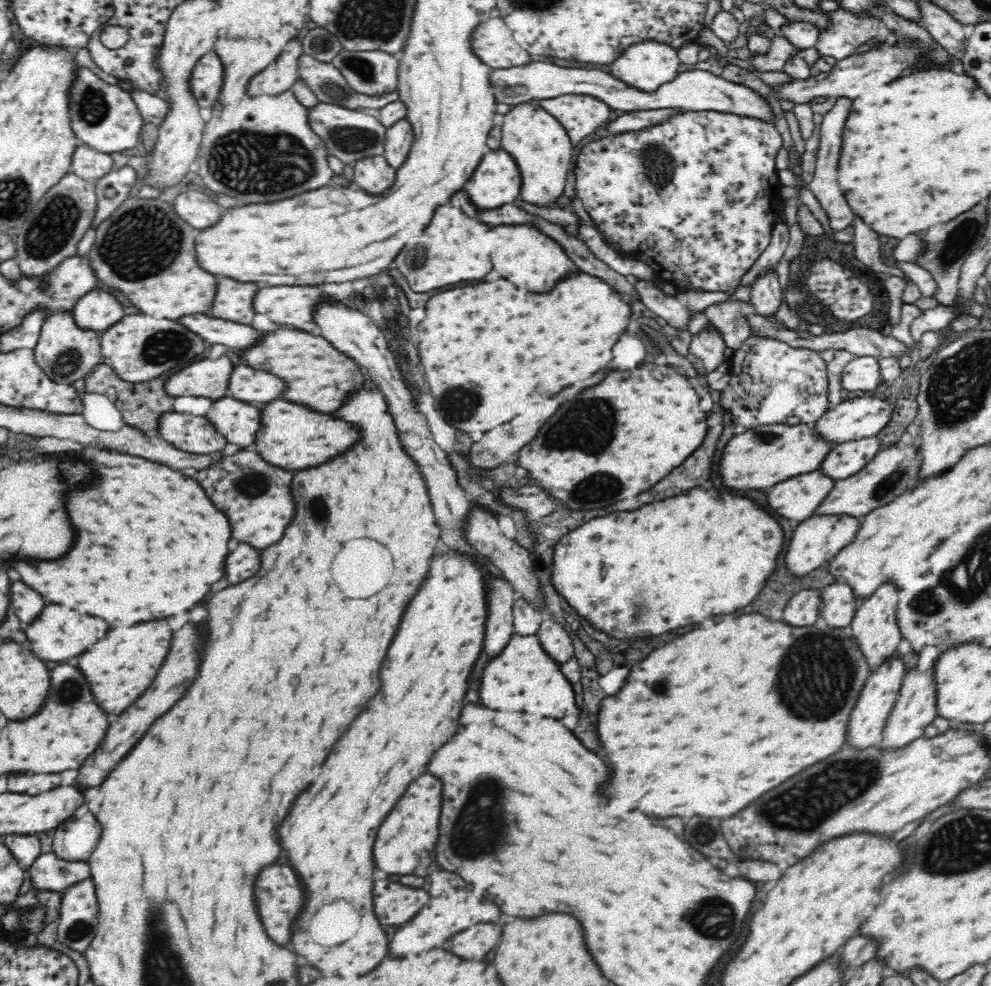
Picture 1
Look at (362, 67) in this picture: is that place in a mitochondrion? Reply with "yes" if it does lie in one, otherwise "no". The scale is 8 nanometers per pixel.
yes

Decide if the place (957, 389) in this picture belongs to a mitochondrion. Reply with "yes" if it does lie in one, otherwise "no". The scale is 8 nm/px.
yes

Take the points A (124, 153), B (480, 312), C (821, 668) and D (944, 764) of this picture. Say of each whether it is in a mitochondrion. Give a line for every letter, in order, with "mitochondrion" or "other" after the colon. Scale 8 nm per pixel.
A: other
B: other
C: mitochondrion
D: other

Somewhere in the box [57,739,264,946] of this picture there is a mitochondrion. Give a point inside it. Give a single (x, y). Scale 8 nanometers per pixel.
(79, 930)

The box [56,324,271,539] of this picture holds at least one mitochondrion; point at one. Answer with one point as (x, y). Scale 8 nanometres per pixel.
(165, 347)

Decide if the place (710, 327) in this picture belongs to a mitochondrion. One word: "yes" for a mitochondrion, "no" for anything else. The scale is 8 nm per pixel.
no

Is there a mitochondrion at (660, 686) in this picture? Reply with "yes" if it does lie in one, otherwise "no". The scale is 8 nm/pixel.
yes

